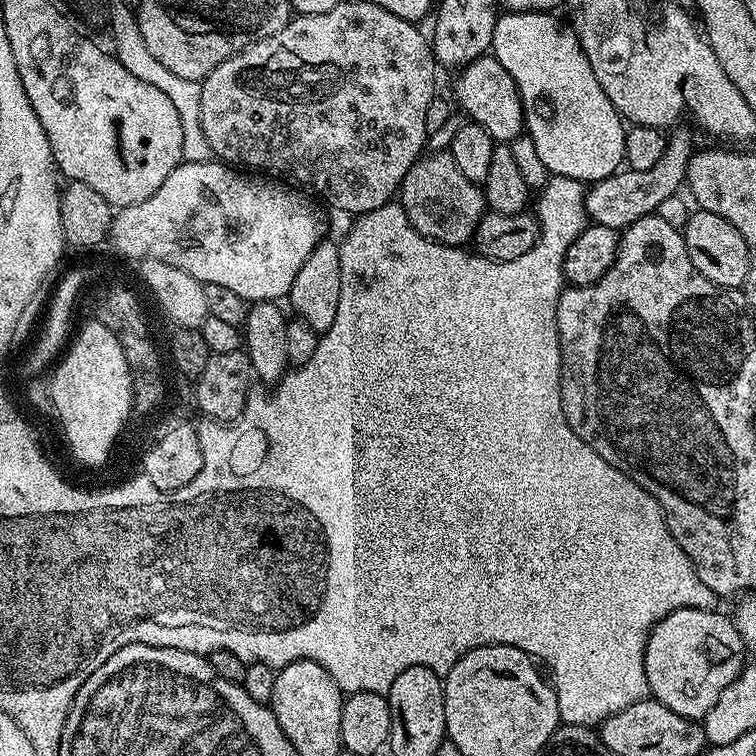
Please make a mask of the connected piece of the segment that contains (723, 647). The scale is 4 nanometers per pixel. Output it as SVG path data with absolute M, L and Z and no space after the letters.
M679 608L666 614L666 618L662 618L648 633L644 665L651 699L674 710L674 714L682 714L688 720L700 722L714 706L714 702L718 702L722 690L726 690L726 686L730 686L730 682L734 682L734 678L738 678L744 671L746 653L731 615L723 616L720 610L710 608Z

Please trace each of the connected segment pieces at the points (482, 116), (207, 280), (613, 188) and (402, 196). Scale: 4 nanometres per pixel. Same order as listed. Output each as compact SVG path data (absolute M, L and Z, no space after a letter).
M491 54L480 56L474 62L470 62L465 68L459 69L456 80L456 100L459 111L471 123L482 126L482 130L486 130L486 134L490 134L492 139L497 142L511 142L525 131L524 127L524 103L520 101L520 91L518 86L514 86L514 78L510 78L510 74L506 74L506 66L502 66L502 62L498 62L496 57Z
M215 159L193 164L182 162L146 202L131 204L113 215L110 240L116 243L121 257L129 256L133 262L143 259L170 262L170 266L186 270L200 284L226 286L226 290L234 290L243 300L280 302L294 286L302 262L306 262L314 246L322 243L320 216L315 206L303 196L303 191L295 190L300 191L279 179L249 174Z
M685 126L677 127L675 131L667 137L662 158L658 158L658 162L654 162L654 166L650 166L650 170L634 170L633 168L628 168L624 171L618 171L615 172L613 176L607 176L605 180L595 181L595 183L585 191L584 205L588 211L588 218L591 223L610 226L617 230L629 228L631 224L638 222L638 218L659 213L661 209L663 209L660 207L662 207L679 188L683 189L685 187L686 177L688 175L688 163L692 157L694 145L692 145L693 129L691 127L689 127L690 129L684 127Z
M447 151L421 155L416 165L406 174L403 184L398 189L398 202L404 207L408 221L426 238L436 240L440 244L464 246L475 237L476 227L483 218L486 205L484 203L484 189L479 184L470 182L462 170L454 162L454 158Z

